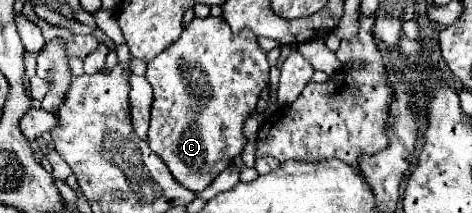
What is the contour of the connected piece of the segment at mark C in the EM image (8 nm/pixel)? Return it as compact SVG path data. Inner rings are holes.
M193 18L183 26L177 42L147 62L145 78L153 88L149 146L181 186L199 194L233 162L235 156L243 152L247 142L243 136L243 124L255 112L261 90L269 86L267 52L259 48L257 36L249 28L233 34L223 18Z

